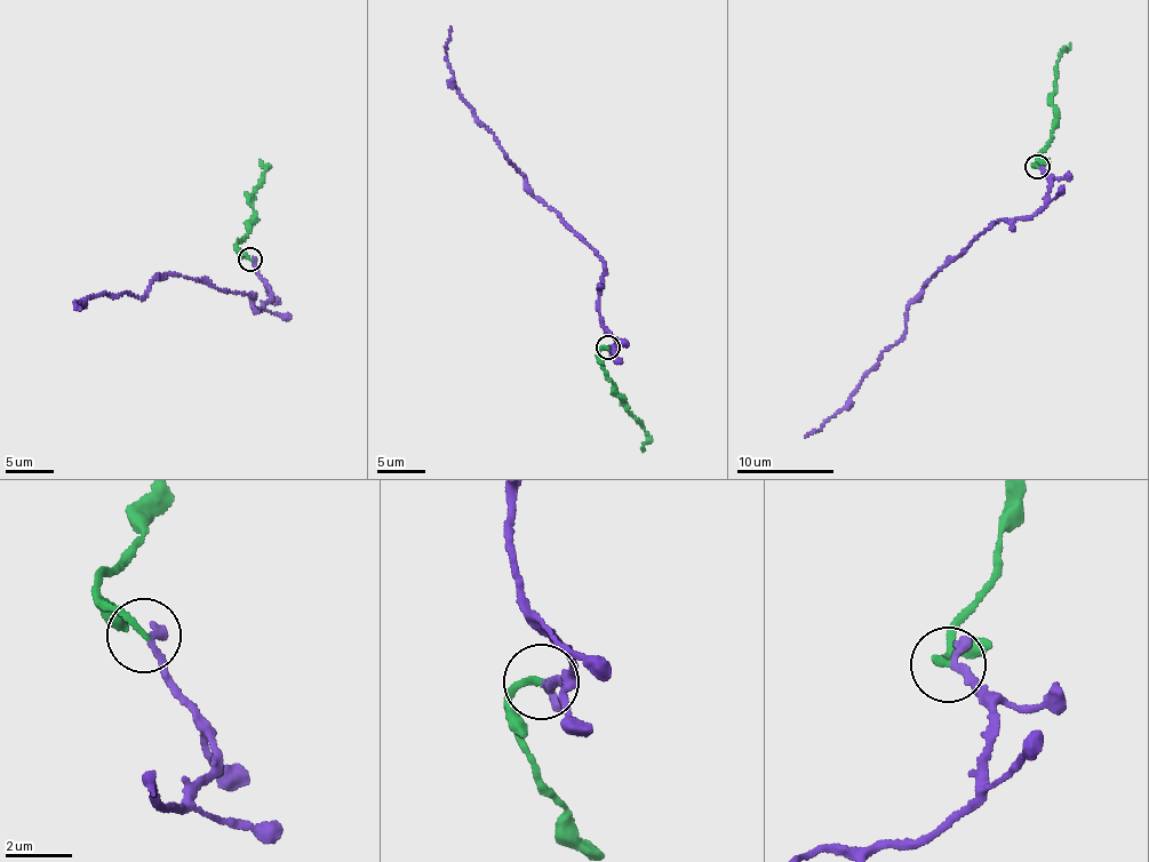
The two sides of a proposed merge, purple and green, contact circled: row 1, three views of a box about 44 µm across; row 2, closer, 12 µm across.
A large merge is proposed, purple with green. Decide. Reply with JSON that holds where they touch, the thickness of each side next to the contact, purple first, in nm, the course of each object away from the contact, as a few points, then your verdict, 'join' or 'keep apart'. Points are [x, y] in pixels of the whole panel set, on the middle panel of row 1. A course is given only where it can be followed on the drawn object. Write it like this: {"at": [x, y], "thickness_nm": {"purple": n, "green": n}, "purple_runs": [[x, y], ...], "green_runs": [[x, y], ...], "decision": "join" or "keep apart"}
{"at": [607, 348], "thickness_nm": {"purple": 320, "green": 180}, "purple_runs": [[607, 349], [616, 345], [599, 310], [600, 255], [539, 199], [456, 88], [445, 47], [451, 26]], "green_runs": [[607, 349], [600, 351], [600, 359], [630, 414], [645, 432], [643, 452]], "decision": "join"}

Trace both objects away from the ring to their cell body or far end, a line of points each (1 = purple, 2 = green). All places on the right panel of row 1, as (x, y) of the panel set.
1: (1038, 166), (1050, 178), (1044, 202), (979, 234), (925, 284), (900, 338), (805, 437)
2: (1038, 166), (1038, 154), (1051, 136), (1059, 56), (1070, 42)

